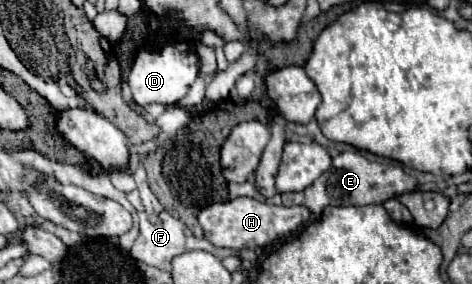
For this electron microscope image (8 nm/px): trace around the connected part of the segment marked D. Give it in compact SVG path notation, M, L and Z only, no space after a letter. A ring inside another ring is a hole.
M184 42L182 44L168 44L160 52L142 50L136 56L130 76L128 76L128 86L132 90L134 102L140 106L146 106L152 102L176 104L178 100L182 100L186 96L186 92L194 84L196 76L198 76L198 54L196 54L194 46L184 44Z

